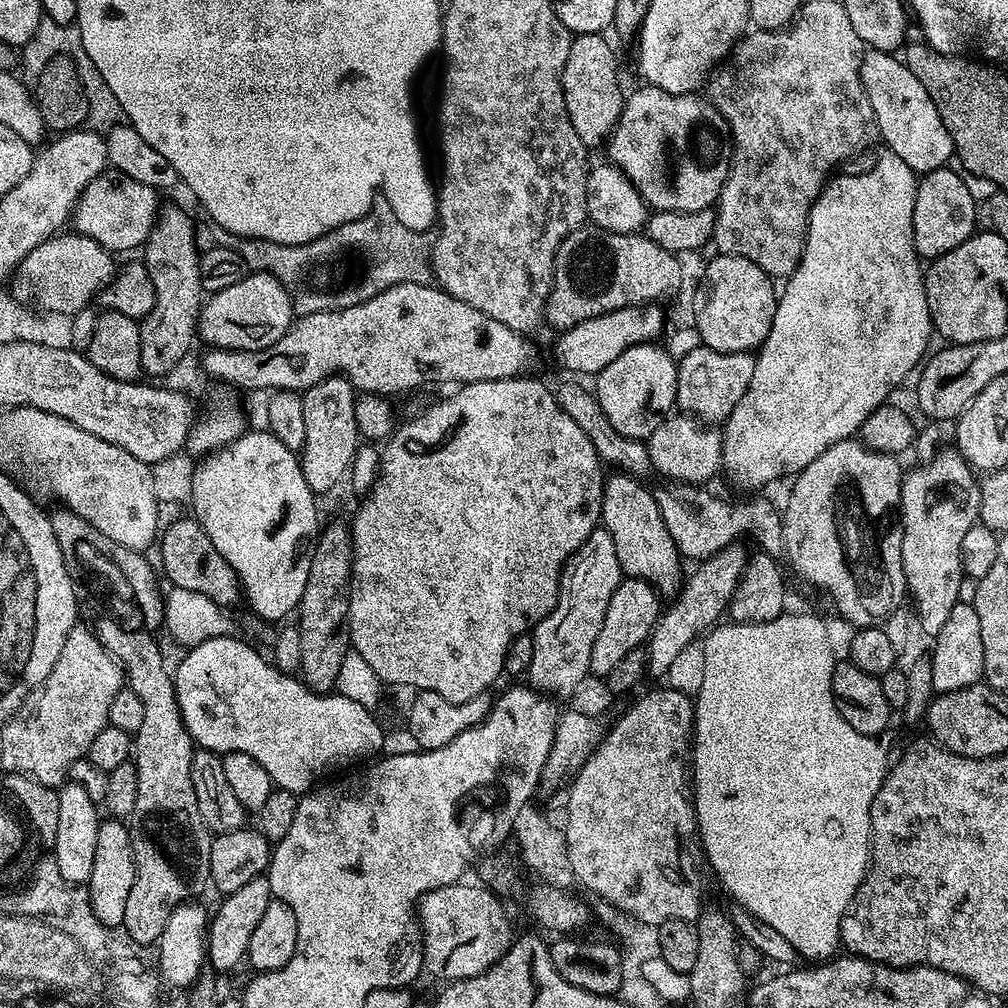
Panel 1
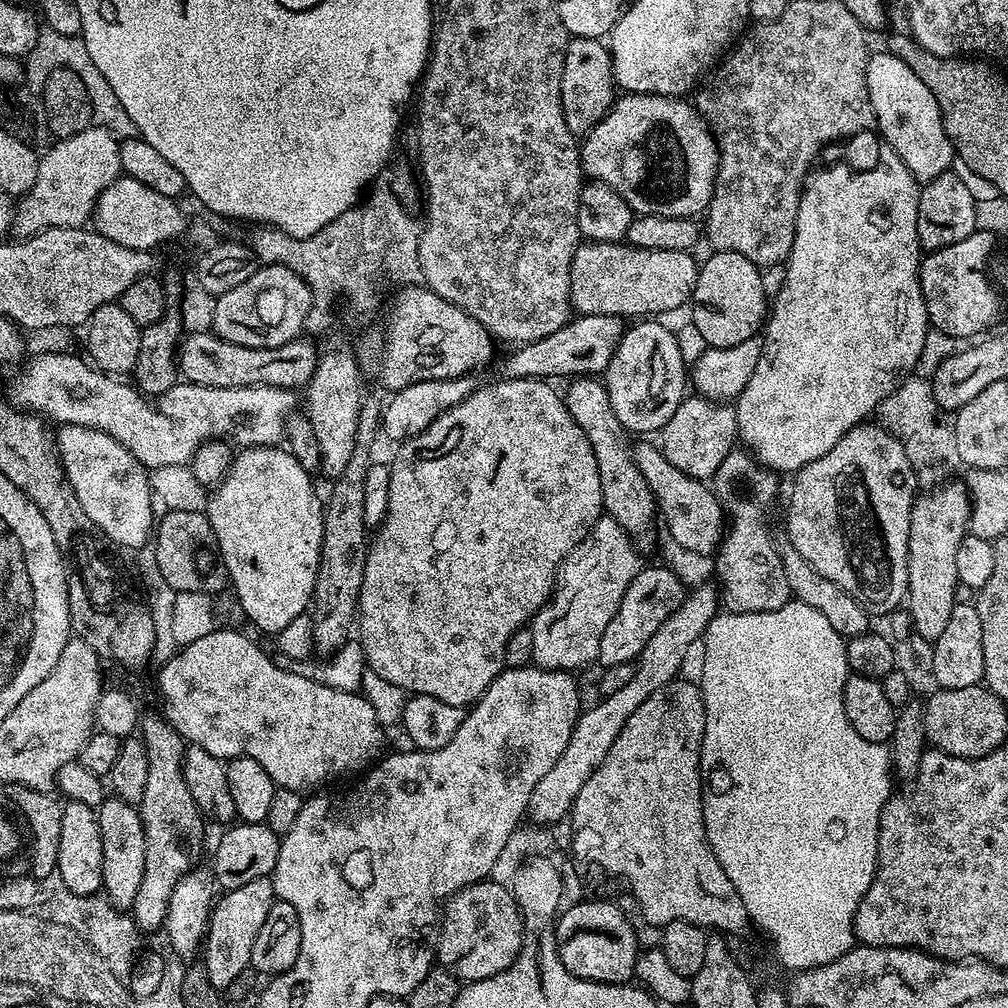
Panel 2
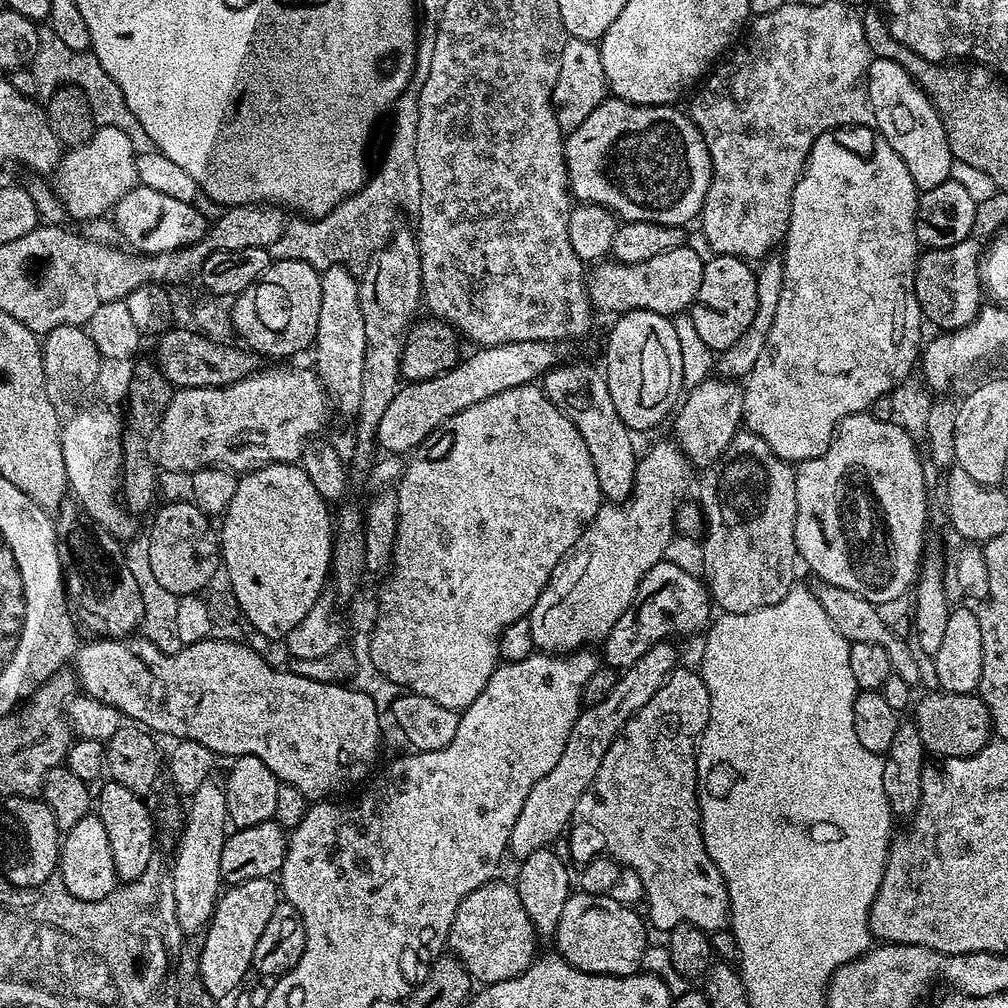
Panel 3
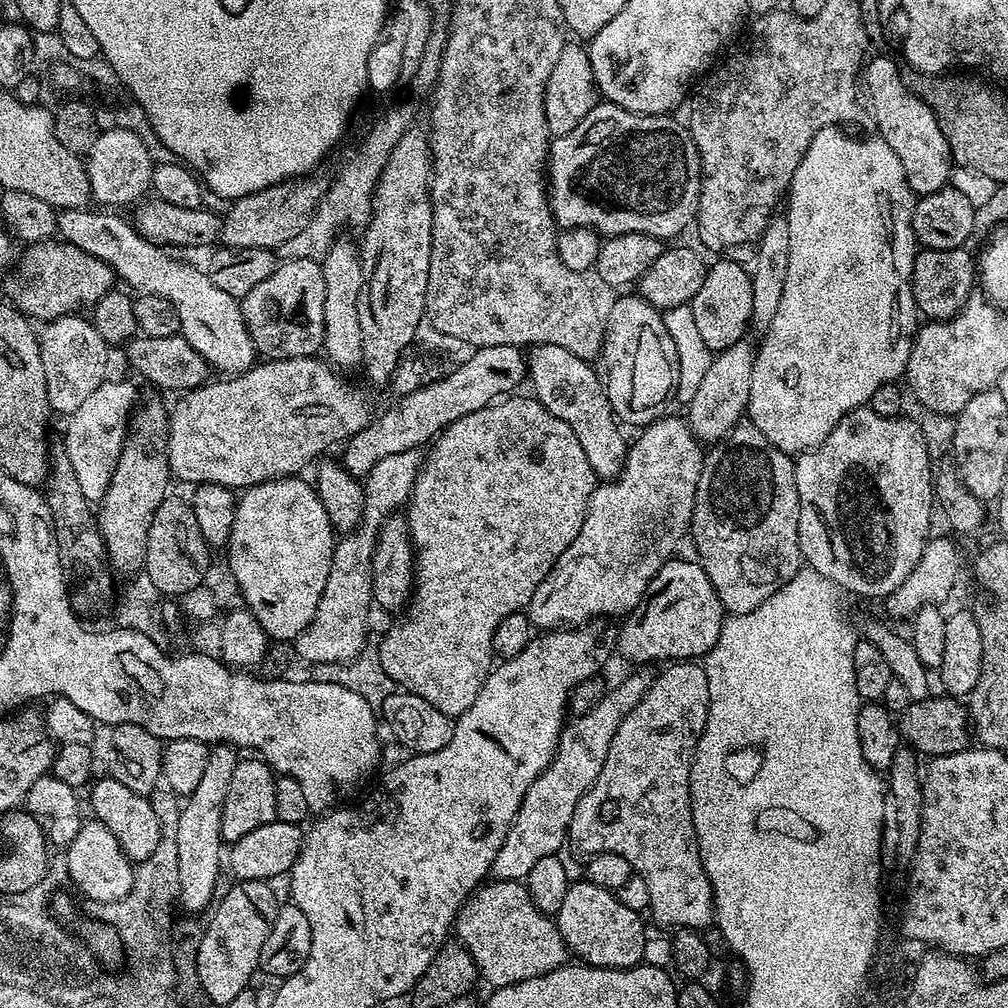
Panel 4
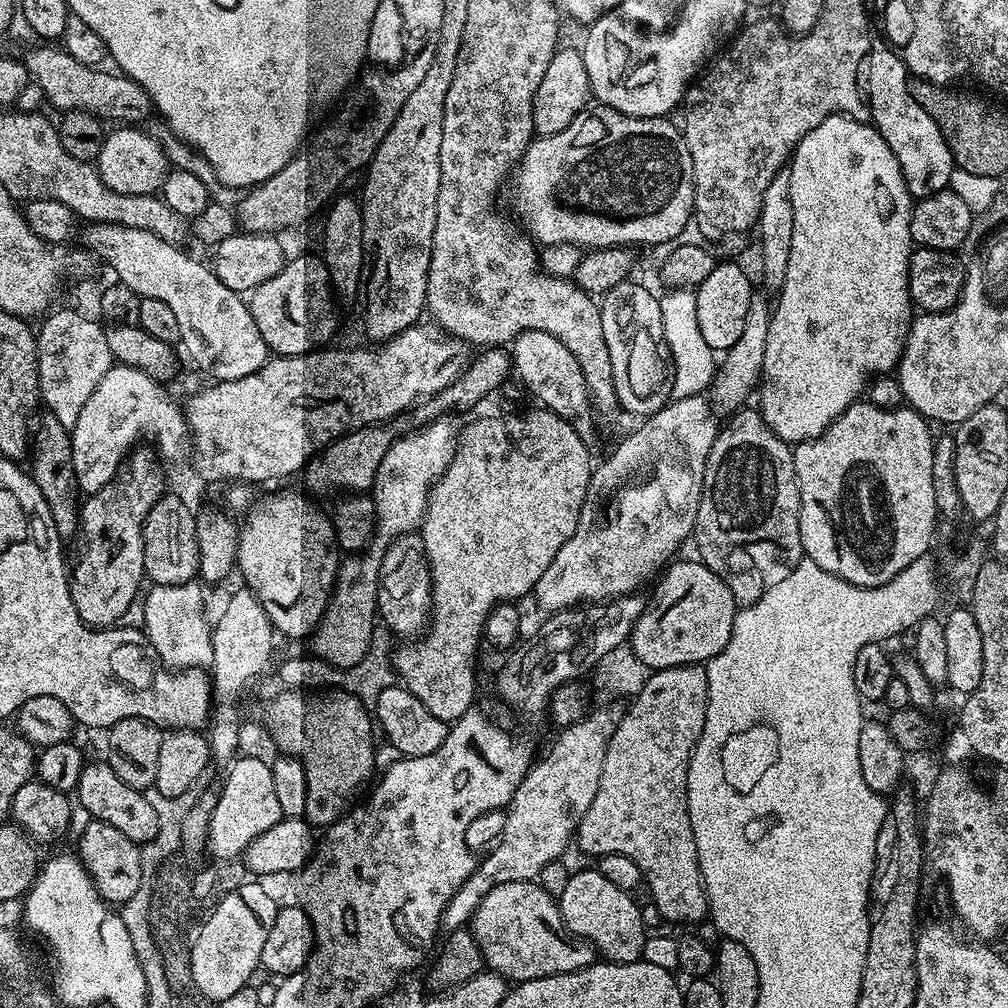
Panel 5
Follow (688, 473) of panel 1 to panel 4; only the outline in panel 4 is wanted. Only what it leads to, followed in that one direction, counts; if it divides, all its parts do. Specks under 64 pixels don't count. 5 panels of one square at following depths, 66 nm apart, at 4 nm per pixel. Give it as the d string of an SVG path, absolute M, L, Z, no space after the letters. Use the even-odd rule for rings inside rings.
M742 339L734 346L725 348L723 352L715 353L710 362L710 370L706 370L706 375L702 378L702 383L698 386L694 398L687 401L688 413L686 413L686 419L688 427L691 428L692 433L696 435L696 439L700 441L701 445L715 445L745 419L748 410L748 399L750 398L750 374L756 361L753 345L750 346L748 343L747 339Z

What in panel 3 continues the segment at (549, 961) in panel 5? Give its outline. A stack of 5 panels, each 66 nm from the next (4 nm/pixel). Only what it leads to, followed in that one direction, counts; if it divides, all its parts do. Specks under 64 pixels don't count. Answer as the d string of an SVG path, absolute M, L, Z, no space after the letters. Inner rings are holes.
M496 883L483 884L462 898L448 935L451 955L460 959L480 986L506 982L522 974L538 955L538 933L530 922L530 914L526 914L526 906L522 906L522 898L518 898L515 883Z

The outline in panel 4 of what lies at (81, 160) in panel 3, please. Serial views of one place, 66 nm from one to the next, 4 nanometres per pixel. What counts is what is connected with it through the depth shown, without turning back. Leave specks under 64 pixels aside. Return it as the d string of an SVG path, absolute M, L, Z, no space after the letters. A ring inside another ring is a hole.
M114 128L99 133L86 160L88 181L92 187L92 200L100 206L132 204L143 201L152 187L152 162L142 141L130 130Z

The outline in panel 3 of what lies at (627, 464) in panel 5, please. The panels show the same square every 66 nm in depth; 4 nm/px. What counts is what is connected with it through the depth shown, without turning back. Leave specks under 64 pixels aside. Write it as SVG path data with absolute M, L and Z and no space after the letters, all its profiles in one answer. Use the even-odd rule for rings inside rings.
M668 440L658 441L645 456L643 453L637 459L636 481L631 496L623 502L601 503L598 514L594 514L586 530L578 538L576 547L571 548L568 555L560 559L558 566L554 566L547 586L526 617L539 651L563 654L599 645L610 634L614 622L618 622L618 618L626 614L642 578L646 578L648 571L658 561L665 559L667 552L664 551L672 536L674 537L676 510L685 499L684 491L688 488L688 468L690 469L690 461L680 445Z

